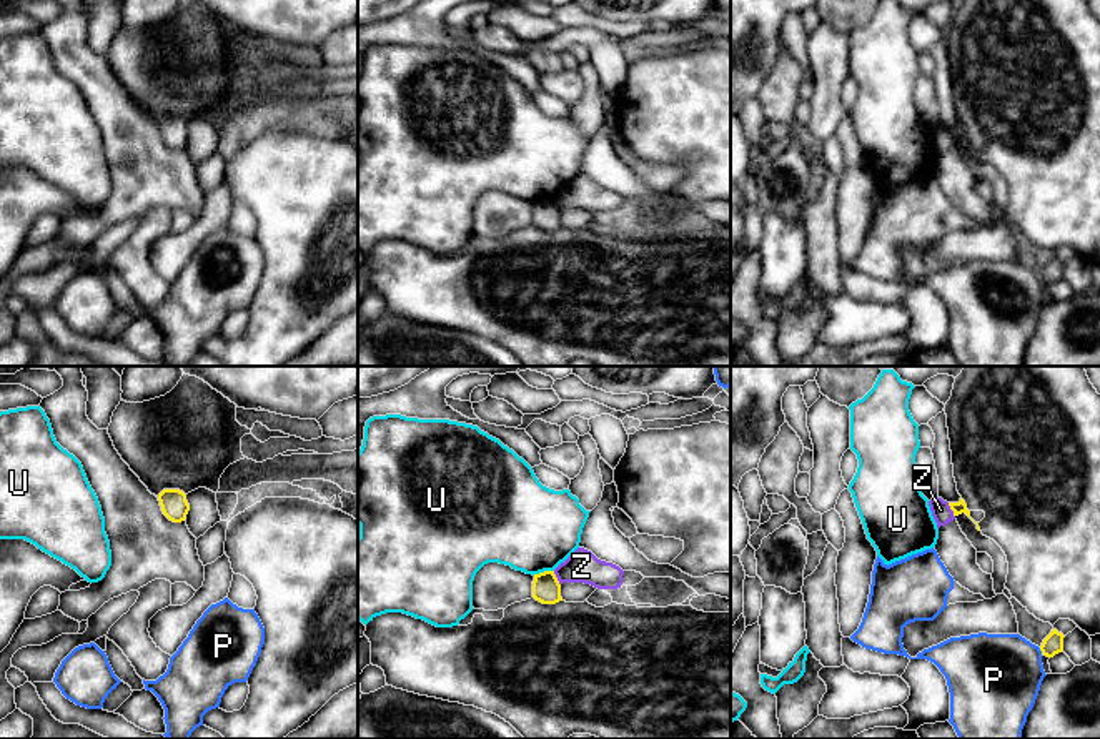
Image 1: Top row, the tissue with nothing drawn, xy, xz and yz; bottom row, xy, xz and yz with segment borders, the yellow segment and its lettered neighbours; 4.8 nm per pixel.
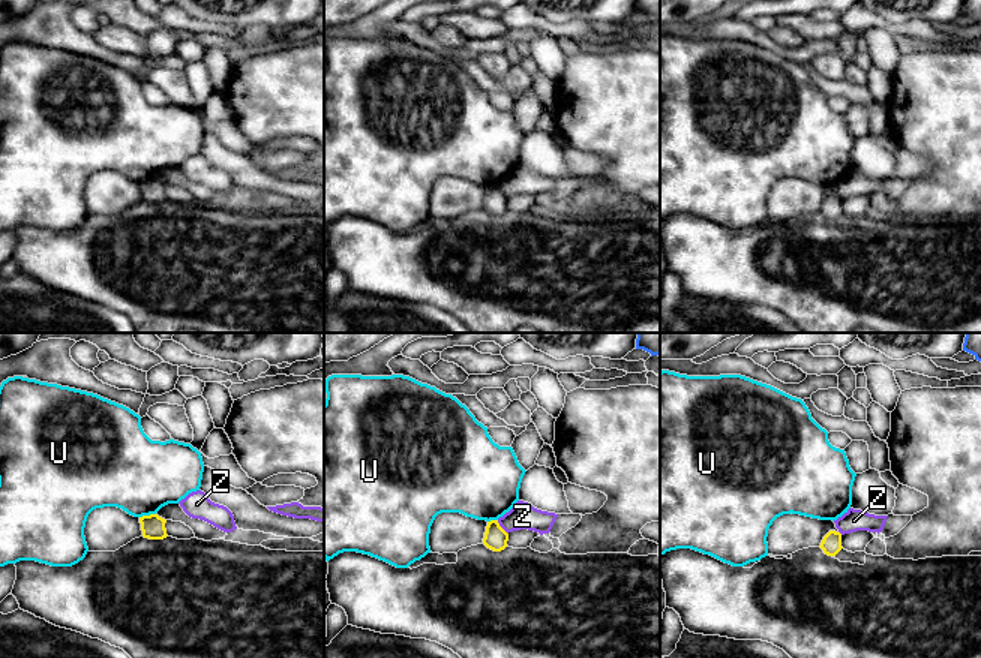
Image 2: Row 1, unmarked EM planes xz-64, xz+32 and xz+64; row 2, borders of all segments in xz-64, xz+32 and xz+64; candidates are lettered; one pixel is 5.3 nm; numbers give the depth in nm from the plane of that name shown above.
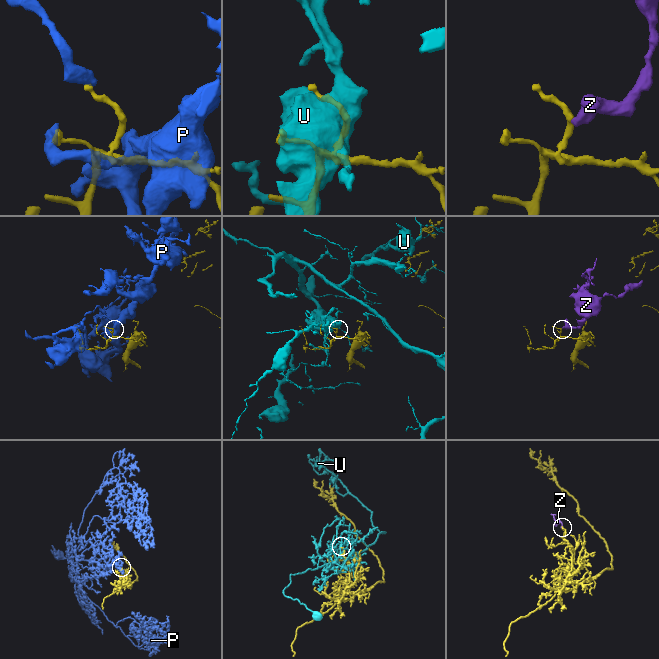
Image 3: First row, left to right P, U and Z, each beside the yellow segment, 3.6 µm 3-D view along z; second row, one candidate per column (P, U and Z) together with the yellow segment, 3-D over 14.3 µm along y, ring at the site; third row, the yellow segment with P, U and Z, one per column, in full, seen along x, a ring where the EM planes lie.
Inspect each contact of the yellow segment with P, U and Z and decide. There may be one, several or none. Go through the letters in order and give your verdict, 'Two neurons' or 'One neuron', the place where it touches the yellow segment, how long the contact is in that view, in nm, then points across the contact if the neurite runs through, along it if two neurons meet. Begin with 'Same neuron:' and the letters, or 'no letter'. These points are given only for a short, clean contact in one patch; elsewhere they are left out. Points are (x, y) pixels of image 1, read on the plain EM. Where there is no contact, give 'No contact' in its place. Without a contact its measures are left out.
Same neuron: no letter
P: Two neurons. Touches yellow at yz (1040, 277). Shared border 40 nm
U: Two neurons. Touches yellow at xz (545, 198). Shared border 110 nm
Z: Two neurons. Touches yellow at xz (556, 205). Shared border 80 nm. Boundary: xz (553, 198), (559, 212)

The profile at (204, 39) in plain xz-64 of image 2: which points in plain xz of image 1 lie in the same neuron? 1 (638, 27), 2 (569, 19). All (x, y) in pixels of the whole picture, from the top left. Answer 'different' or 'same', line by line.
1: different
2: different

